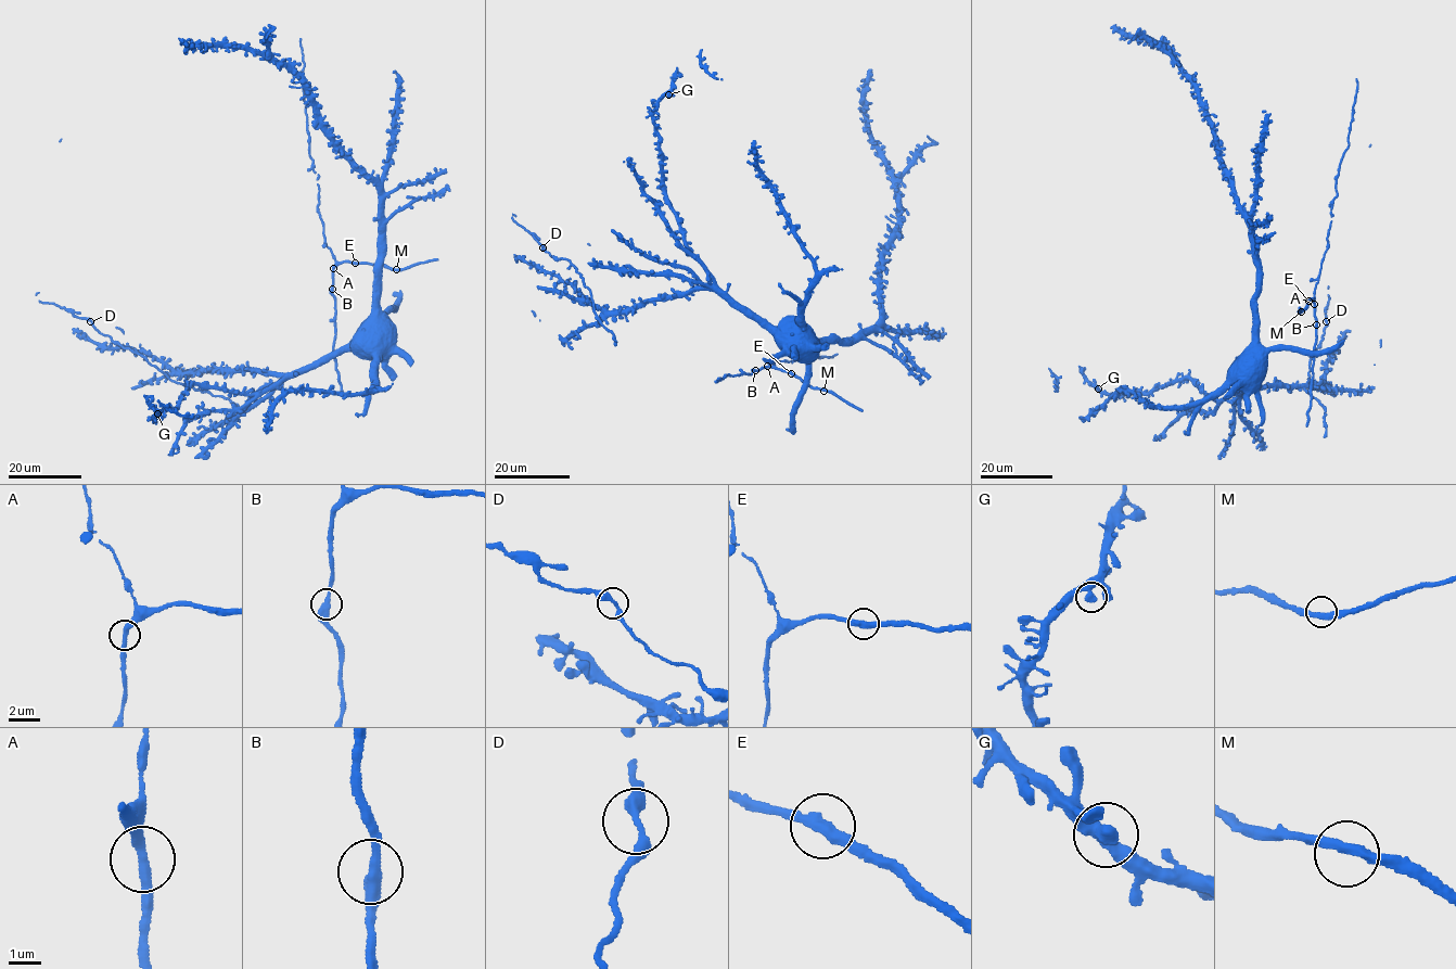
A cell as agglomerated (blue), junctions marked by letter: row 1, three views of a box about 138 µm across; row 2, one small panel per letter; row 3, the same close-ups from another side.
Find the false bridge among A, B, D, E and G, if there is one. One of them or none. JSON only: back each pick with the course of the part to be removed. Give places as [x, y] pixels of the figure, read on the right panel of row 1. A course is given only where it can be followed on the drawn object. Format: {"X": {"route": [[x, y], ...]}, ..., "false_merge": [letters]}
{"false_merge": []}

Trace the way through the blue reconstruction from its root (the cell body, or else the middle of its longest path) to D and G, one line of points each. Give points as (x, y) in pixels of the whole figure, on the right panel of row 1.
D: (1242, 368), (1250, 372), (1242, 391), (1303, 384), (1324, 385), (1320, 390), (1310, 394), (1308, 372), (1326, 321)
G: (1242, 368), (1250, 372), (1242, 385), (1217, 402), (1187, 379), (1148, 393), (1115, 395), (1098, 389)

